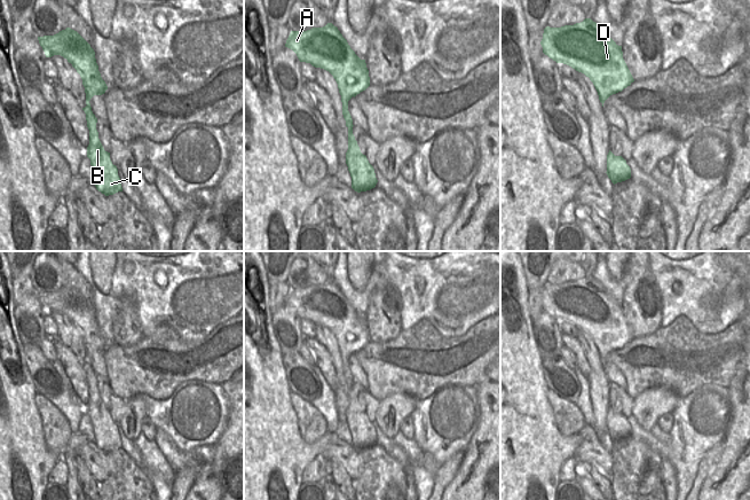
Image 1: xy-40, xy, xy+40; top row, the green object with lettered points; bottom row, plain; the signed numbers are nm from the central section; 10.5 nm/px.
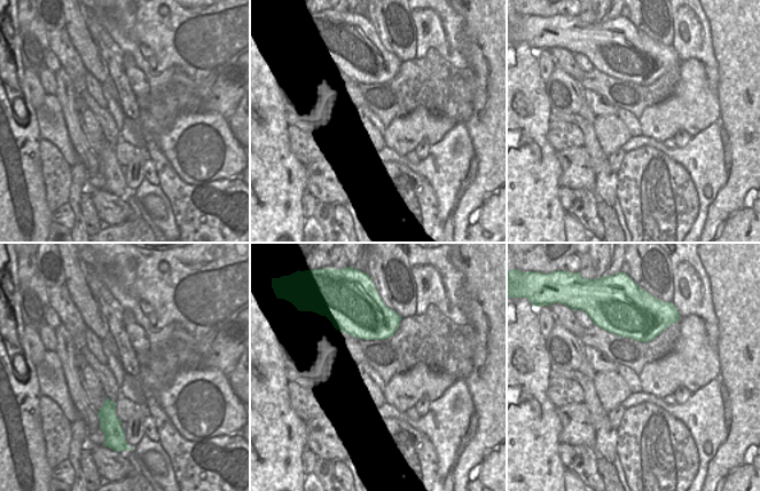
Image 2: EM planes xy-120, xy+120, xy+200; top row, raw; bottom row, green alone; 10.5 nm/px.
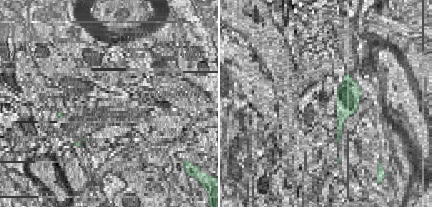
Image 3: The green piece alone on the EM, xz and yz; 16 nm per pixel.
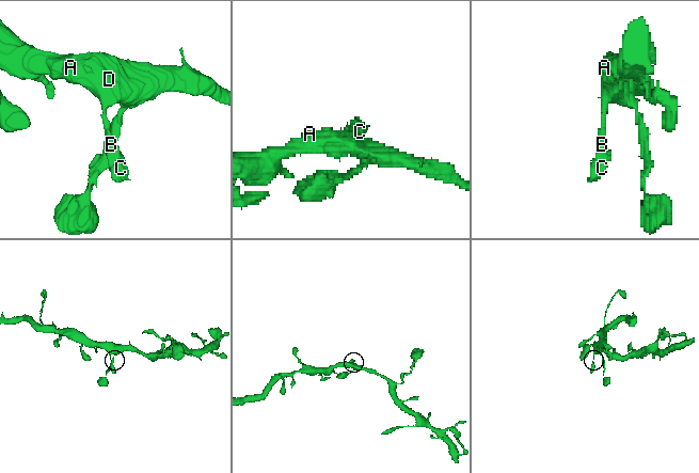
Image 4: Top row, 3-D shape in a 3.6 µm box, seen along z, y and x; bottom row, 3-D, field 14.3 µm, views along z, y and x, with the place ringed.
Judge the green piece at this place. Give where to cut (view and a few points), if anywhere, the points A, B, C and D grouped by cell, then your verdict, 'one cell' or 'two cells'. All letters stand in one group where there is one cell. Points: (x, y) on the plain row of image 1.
no cut; A B C D; one cell

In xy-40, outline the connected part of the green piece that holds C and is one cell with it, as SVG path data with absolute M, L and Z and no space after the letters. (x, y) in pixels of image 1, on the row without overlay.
M66 284L54 292L38 294L46 314L61 312L77 327L82 336L86 350L87 384L89 386L89 401L87 414L94 428L95 444L105 453L123 448L118 425L110 416L110 409L105 408L96 386L97 375L92 368L90 356L94 352L102 352L108 346L105 338L98 328L95 308L90 302L74 287Z

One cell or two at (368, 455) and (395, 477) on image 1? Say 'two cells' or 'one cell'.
one cell

